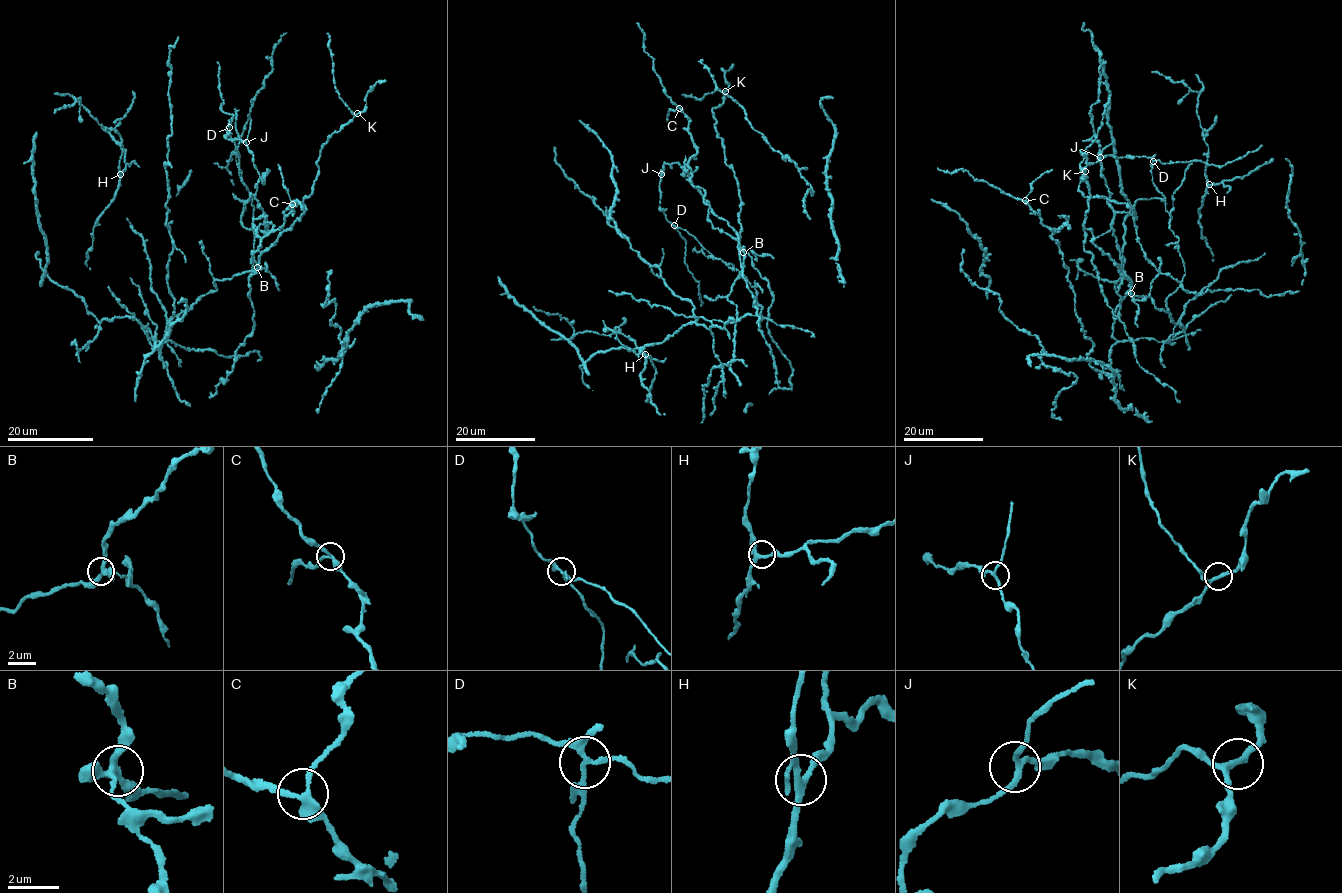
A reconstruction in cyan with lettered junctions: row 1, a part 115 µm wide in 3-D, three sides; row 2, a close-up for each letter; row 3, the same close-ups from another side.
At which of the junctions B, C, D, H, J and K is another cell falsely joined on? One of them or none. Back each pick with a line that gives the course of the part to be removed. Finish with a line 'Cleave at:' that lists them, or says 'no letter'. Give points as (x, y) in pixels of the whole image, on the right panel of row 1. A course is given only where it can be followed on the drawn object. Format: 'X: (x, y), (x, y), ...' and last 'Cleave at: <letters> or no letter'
D: (1152, 161), (1153, 184), (1165, 200), (1185, 275), (1166, 300), (1169, 310)
Cleave at: D

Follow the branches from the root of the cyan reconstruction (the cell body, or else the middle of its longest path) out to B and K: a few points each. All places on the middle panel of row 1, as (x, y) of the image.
B: (756, 261), (756, 255), (748, 249), (743, 252)
K: (756, 261), (739, 247), (739, 187), (714, 128), (712, 111), (725, 91)

